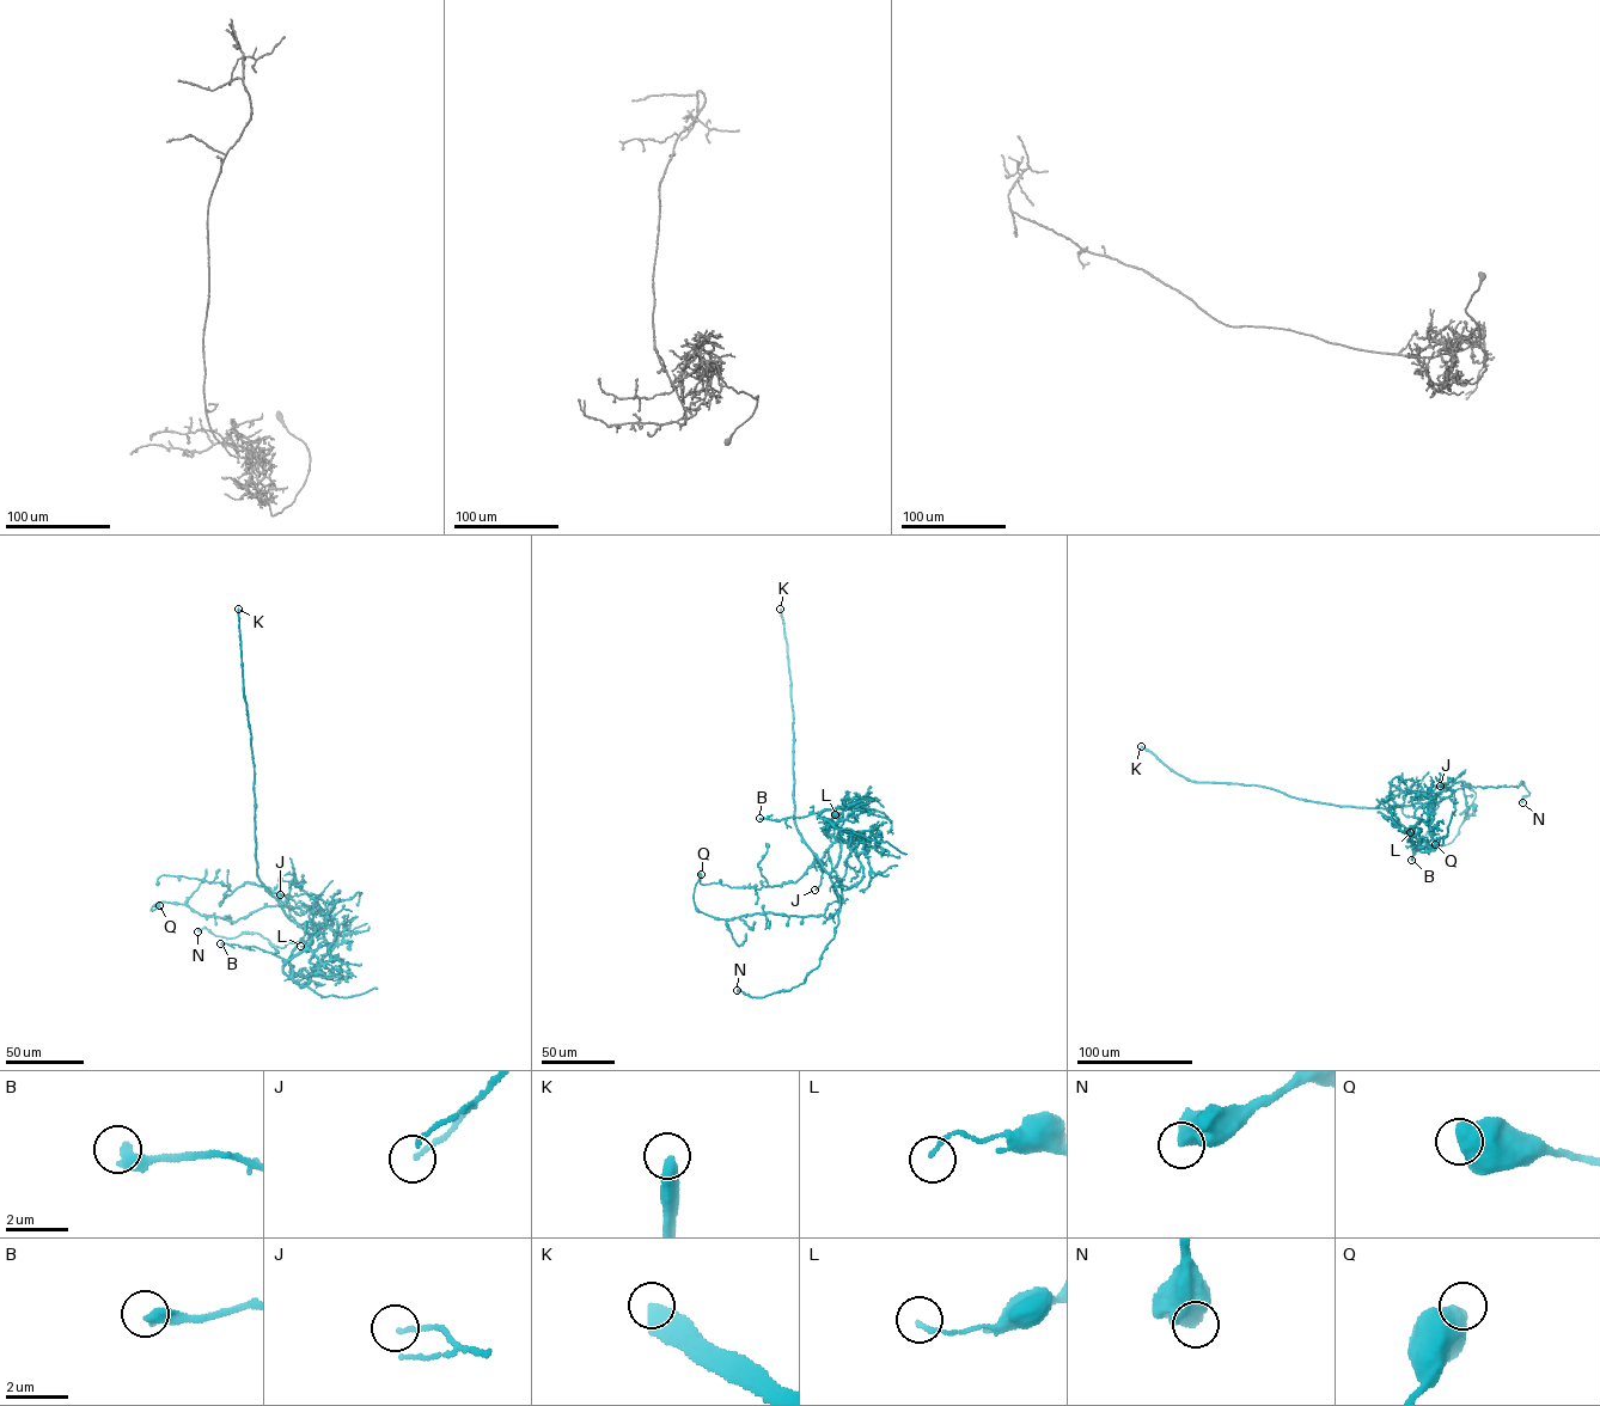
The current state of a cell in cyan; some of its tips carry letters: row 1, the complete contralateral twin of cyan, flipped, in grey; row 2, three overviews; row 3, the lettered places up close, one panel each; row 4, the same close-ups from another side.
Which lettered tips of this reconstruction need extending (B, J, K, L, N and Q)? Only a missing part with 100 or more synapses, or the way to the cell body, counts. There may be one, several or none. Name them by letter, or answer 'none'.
K

